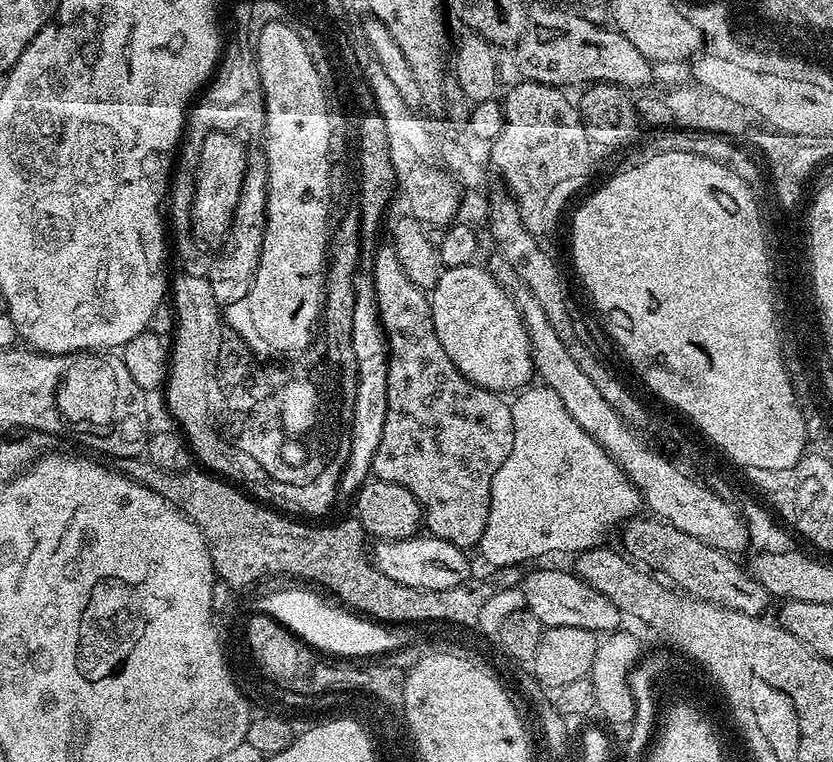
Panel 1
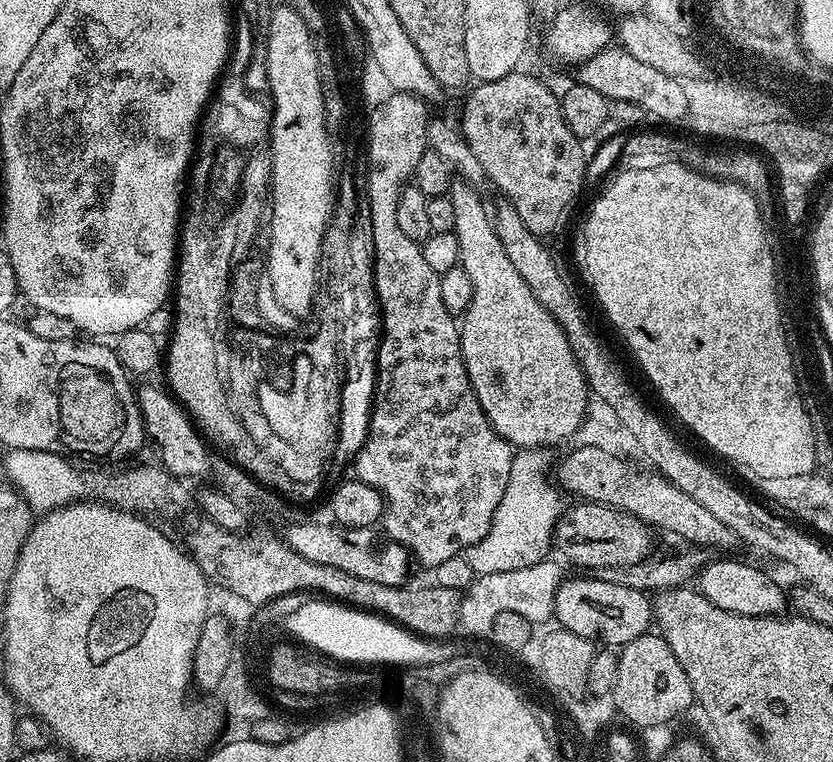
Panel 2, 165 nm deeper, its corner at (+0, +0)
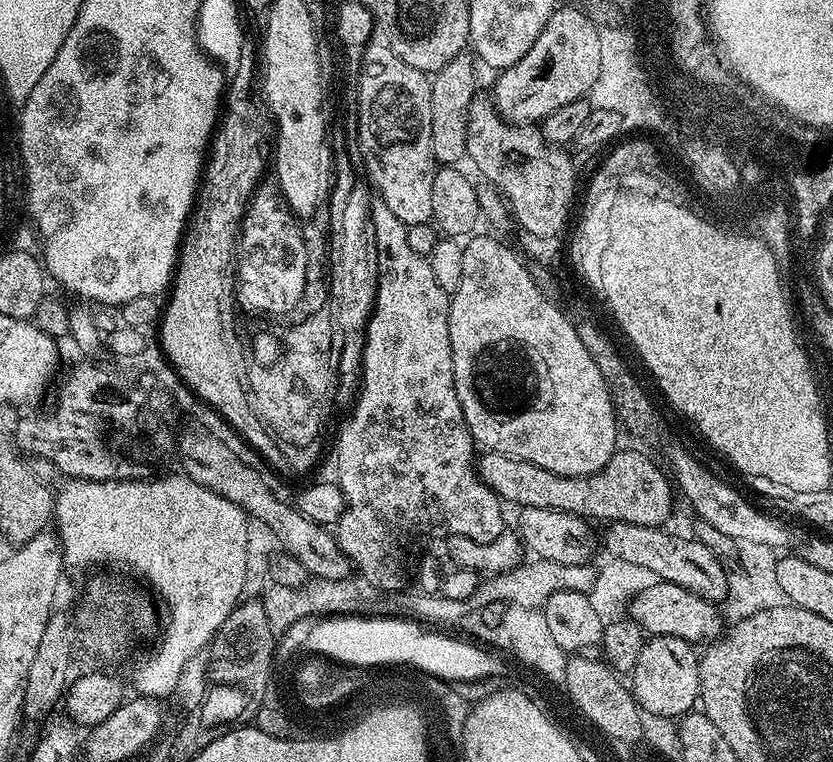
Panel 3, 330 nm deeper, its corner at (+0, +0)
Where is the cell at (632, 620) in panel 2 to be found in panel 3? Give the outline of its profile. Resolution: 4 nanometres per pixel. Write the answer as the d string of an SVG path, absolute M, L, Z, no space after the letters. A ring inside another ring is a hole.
M665 580L637 593L632 597L630 607L631 619L635 620L649 637L673 636L682 638L693 646L700 646L717 639L726 628L725 617L713 601Z

